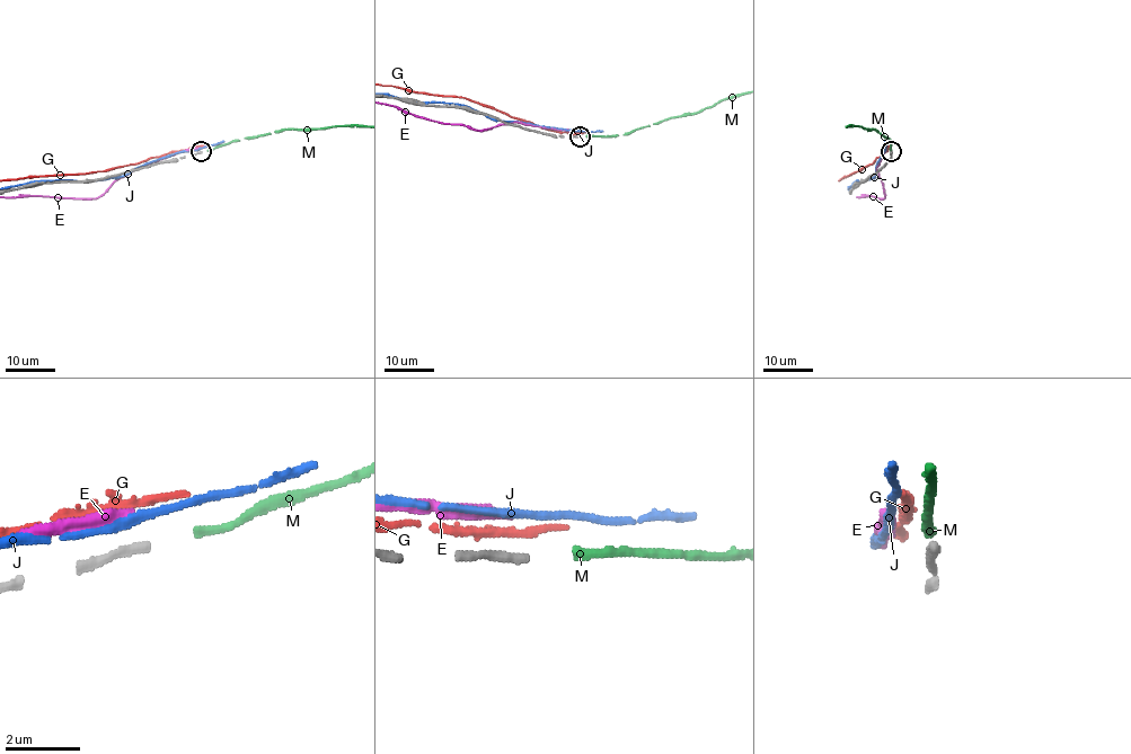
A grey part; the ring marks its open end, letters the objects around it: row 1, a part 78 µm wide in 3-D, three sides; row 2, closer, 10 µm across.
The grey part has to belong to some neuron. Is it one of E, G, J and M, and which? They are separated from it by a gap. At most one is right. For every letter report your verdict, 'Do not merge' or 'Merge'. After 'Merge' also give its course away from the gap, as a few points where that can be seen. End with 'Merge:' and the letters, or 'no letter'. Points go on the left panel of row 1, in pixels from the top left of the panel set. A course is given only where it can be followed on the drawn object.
E: Do not merge
G: Do not merge
J: Do not merge
M: Merge
Merge: M

